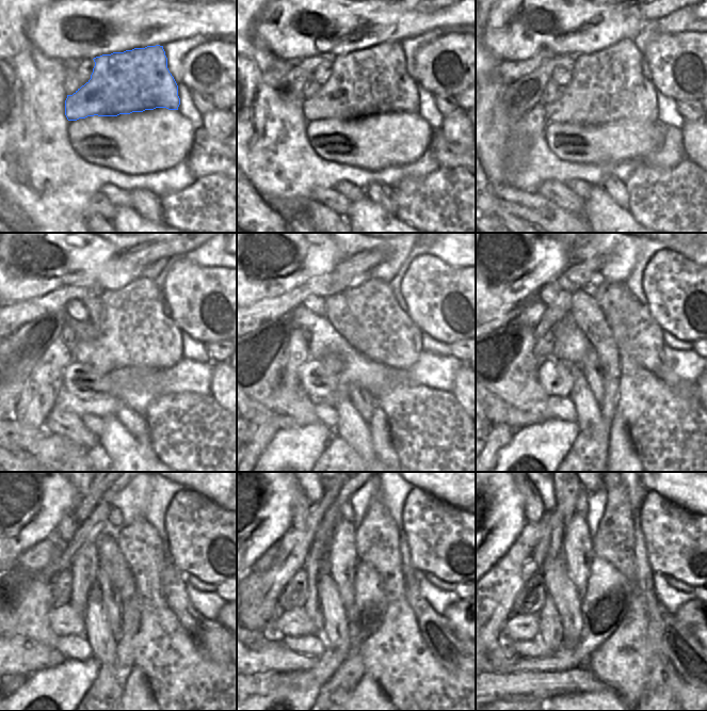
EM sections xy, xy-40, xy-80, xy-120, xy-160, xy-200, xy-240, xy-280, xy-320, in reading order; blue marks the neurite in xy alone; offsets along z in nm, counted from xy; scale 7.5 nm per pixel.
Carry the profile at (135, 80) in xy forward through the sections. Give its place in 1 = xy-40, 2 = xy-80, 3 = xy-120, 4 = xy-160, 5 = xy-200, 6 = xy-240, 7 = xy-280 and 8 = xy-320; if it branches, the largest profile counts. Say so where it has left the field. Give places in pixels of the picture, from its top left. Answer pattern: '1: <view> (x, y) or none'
1: xy-40 (372, 81)
2: xy-80 (608, 85)
3: xy-120 (133, 330)
4: xy-160 (380, 330)
5: xy-200 (640, 336)
6: xy-240 (211, 640)
7: xy-280 (453, 650)
8: xy-320 (692, 661)

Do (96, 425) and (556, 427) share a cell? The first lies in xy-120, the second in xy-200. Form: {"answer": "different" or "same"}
{"answer": "different"}

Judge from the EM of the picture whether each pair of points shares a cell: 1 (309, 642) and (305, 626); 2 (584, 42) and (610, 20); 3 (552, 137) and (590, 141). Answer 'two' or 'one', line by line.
1: two
2: one
3: one

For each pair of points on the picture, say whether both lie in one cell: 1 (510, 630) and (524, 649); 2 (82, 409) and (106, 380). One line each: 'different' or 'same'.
1: different
2: different

